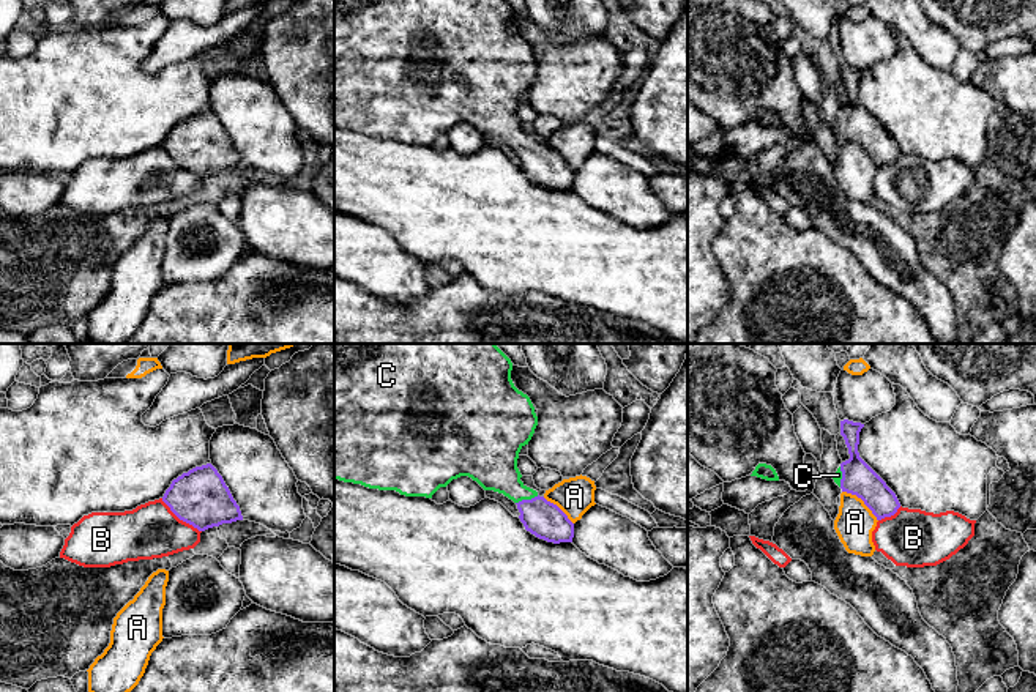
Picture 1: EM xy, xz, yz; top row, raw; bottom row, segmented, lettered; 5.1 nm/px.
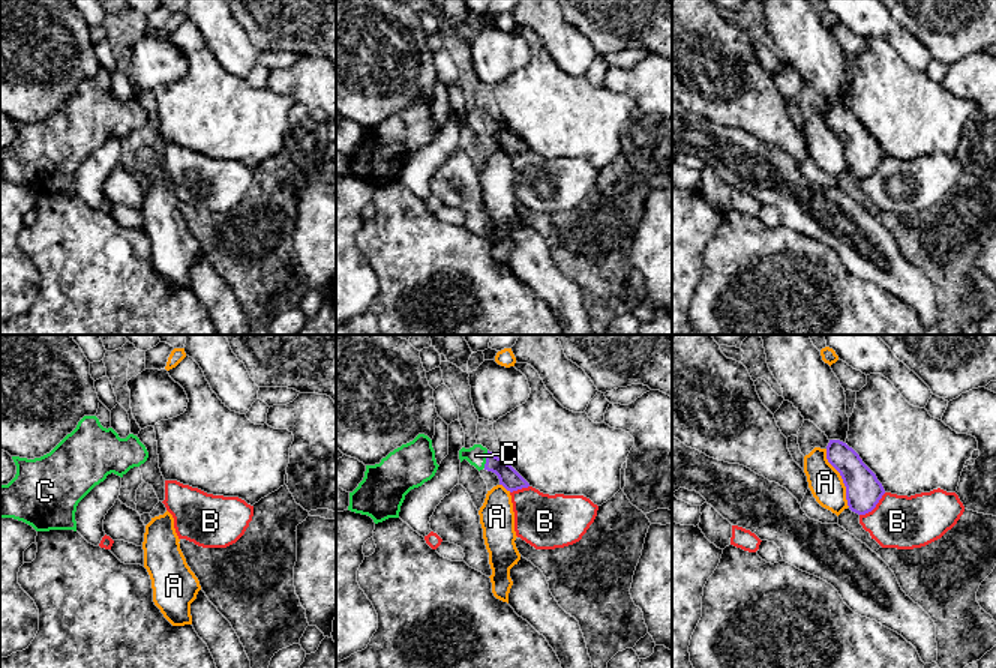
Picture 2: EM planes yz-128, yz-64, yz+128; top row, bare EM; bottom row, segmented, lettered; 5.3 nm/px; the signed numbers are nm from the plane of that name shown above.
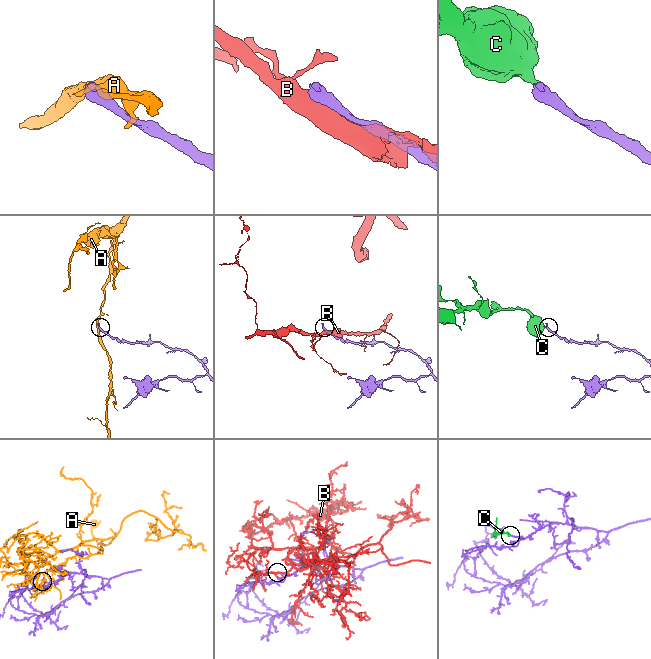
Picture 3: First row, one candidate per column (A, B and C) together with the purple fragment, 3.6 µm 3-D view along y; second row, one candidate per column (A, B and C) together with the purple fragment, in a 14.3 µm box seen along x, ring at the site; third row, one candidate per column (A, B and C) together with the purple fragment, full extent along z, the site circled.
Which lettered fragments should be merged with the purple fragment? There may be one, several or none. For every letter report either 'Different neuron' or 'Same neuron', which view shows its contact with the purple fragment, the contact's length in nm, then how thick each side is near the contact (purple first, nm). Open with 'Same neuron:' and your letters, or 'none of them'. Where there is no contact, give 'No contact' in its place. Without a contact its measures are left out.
Same neuron: C
A: Different neuron. Touches purple in yz. Shared border 240 nm. Thickness 170 nm (purple) against 200 nm
B: Different neuron. Touches purple in xy. Shared border 260 nm. Thickness 280 nm (purple) against 280 nm
C: Same neuron. Touches purple in xz. Shared border 130 nm. Thickness 190 nm (purple) against 240 nm

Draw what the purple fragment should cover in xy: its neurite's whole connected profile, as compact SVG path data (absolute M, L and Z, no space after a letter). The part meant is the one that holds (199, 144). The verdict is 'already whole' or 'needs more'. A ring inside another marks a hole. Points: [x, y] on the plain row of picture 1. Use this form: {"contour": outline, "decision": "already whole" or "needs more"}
{"contour": "M211 110L173 126L162 148L180 167L199 178L243 167L240 153Z", "decision": "already whole"}

